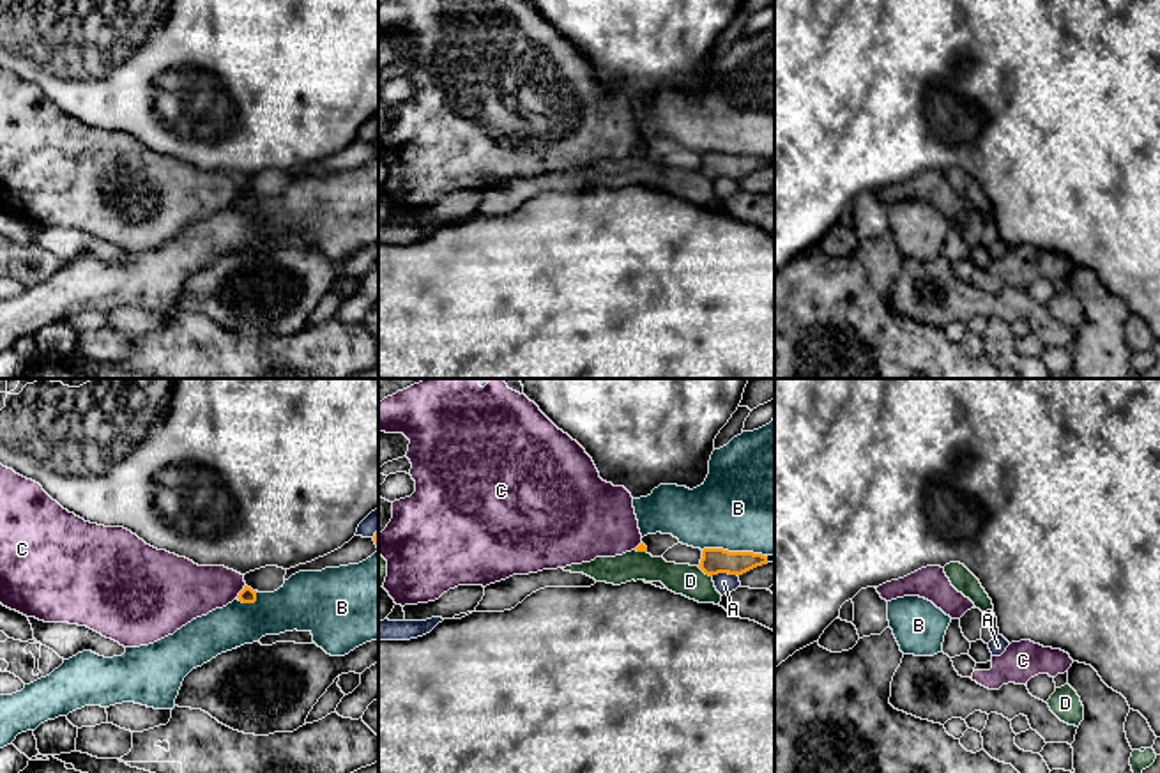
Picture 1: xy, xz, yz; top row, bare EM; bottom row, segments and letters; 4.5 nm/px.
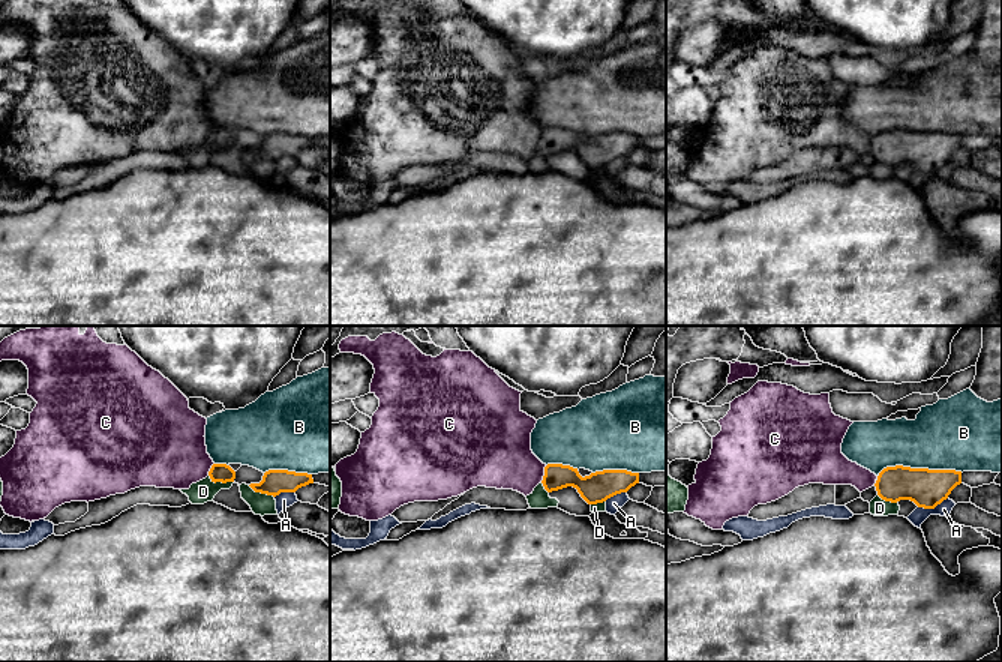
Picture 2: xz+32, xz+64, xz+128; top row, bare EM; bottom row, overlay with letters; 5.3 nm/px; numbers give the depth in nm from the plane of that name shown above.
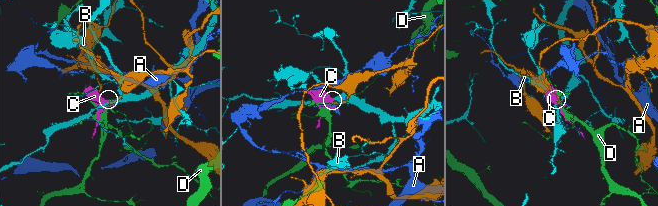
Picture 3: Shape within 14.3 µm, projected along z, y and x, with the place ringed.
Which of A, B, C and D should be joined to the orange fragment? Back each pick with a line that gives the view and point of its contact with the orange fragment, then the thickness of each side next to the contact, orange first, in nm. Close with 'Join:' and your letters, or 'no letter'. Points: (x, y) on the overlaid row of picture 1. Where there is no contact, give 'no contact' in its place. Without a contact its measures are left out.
Join: no letter

